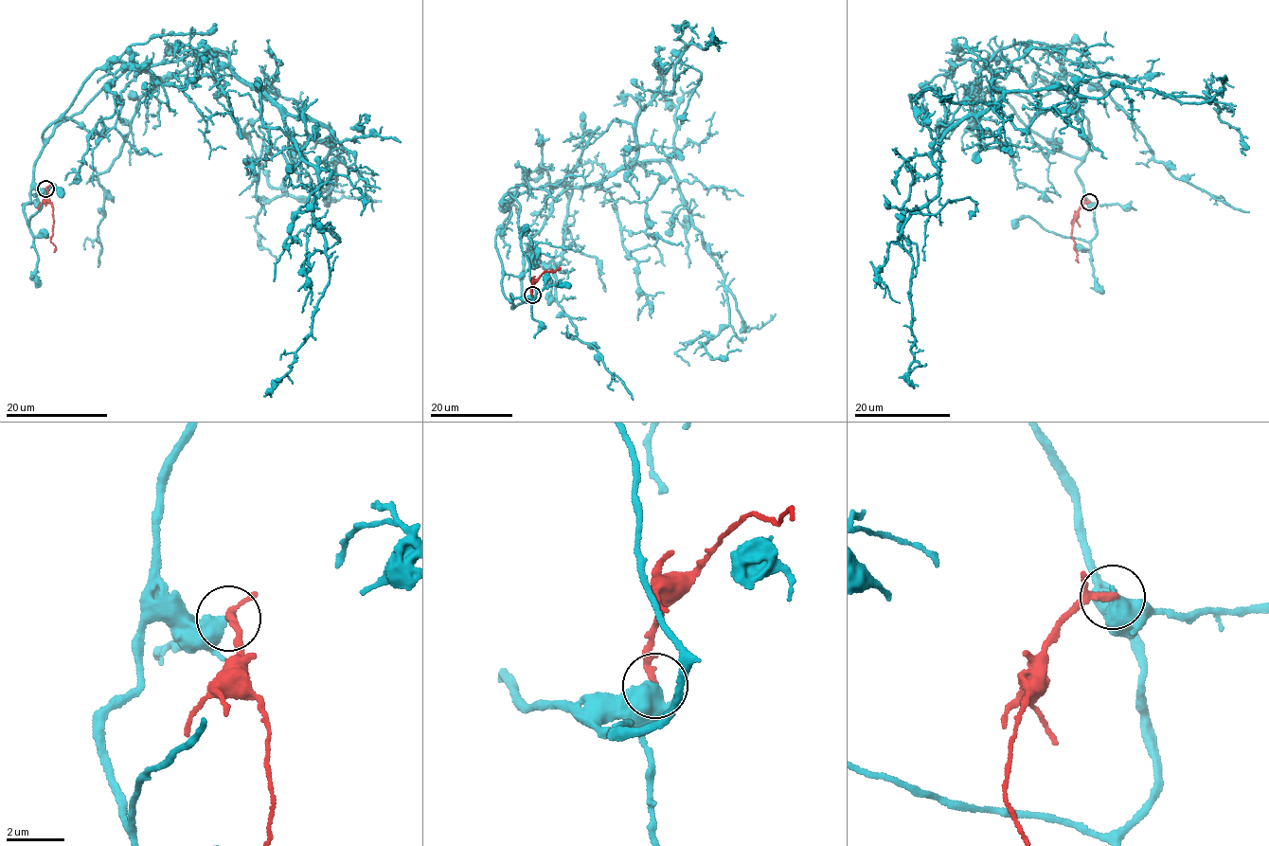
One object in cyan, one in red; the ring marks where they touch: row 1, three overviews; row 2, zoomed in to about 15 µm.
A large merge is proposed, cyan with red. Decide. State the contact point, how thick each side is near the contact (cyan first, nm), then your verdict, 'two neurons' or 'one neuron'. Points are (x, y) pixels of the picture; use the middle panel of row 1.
place (532, 295); calibres 480 and 180 nm; two neurons

